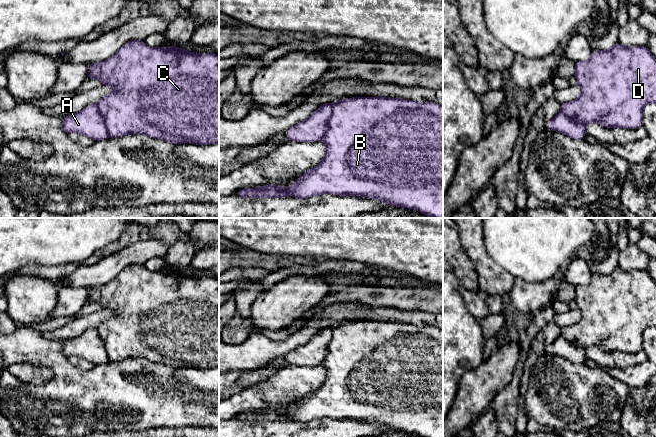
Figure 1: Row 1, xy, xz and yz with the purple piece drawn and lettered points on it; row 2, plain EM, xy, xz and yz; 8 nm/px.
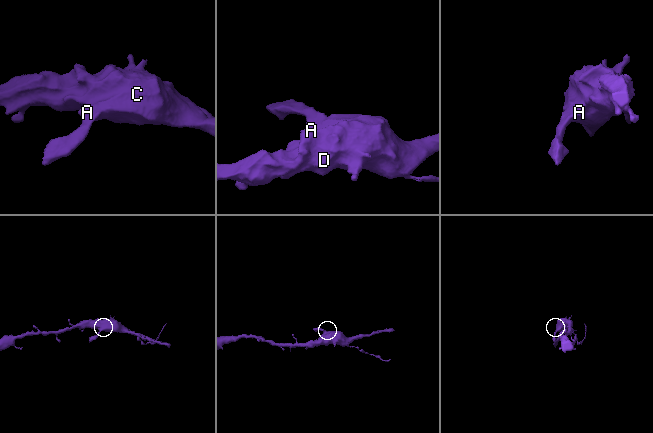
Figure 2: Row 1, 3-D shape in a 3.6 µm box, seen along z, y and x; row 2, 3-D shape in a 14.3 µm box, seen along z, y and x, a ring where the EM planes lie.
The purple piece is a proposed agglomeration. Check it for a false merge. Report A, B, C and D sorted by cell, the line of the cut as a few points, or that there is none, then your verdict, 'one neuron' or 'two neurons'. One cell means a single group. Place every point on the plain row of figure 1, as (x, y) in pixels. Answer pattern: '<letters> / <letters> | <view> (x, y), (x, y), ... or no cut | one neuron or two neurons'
A / B C D | xz (332, 328), (332, 337), (328, 344), (327, 353), (321, 363) | two neurons

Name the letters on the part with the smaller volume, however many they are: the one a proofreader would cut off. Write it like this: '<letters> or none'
A

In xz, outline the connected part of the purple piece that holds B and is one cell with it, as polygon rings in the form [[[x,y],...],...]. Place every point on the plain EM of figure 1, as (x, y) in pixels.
[[[353,321],[339,324],[332,328],[332,338],[328,344],[327,354],[323,360],[326,377],[323,385],[313,393],[301,399],[297,406],[286,412],[268,408],[260,412],[245,412],[239,414],[235,420],[240,422],[285,422],[290,417],[292,421],[307,423],[315,419],[334,418],[340,420],[359,420],[368,423],[378,423],[393,431],[416,433],[421,437],[443,437],[443,330],[432,326],[416,326],[409,323],[387,321]]]

